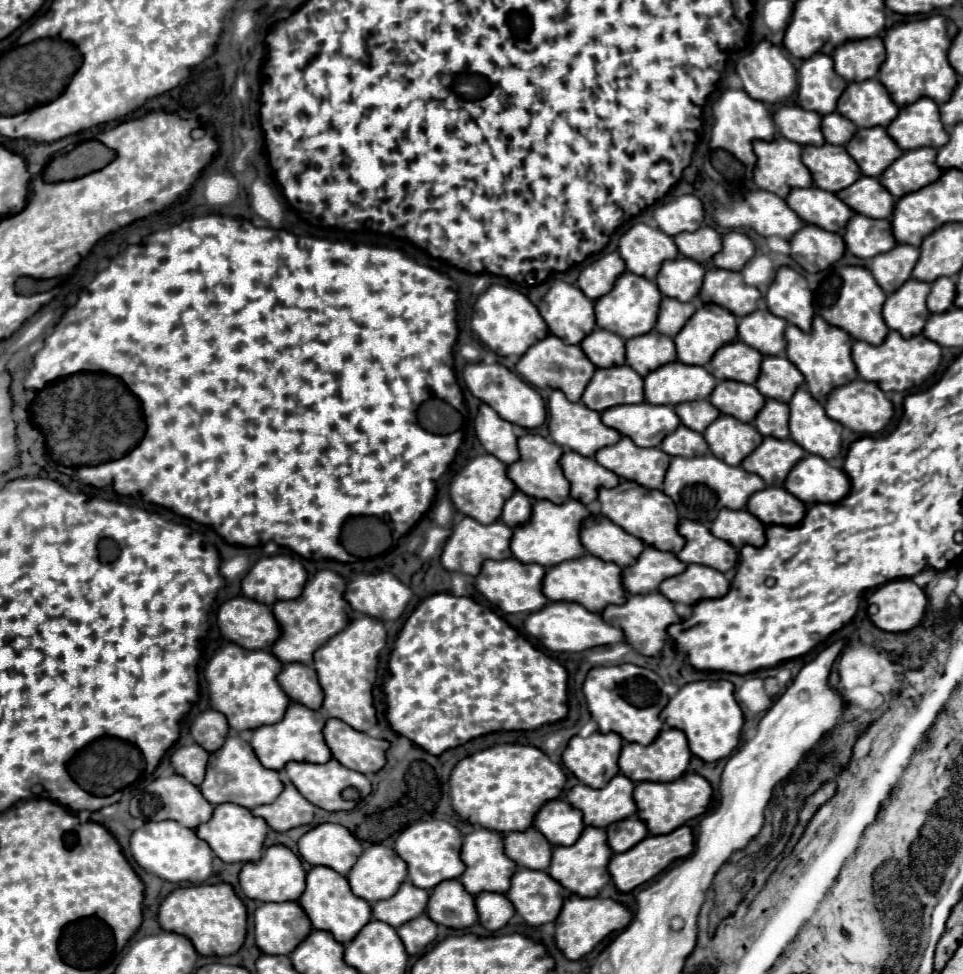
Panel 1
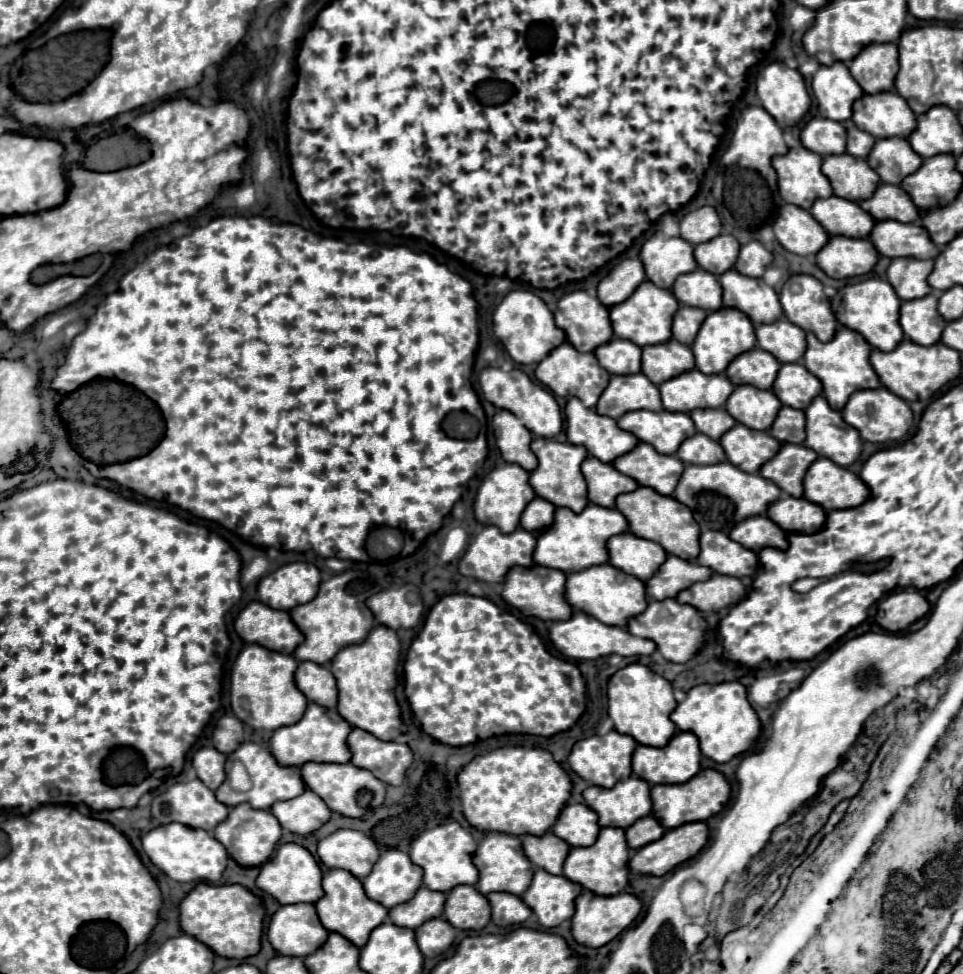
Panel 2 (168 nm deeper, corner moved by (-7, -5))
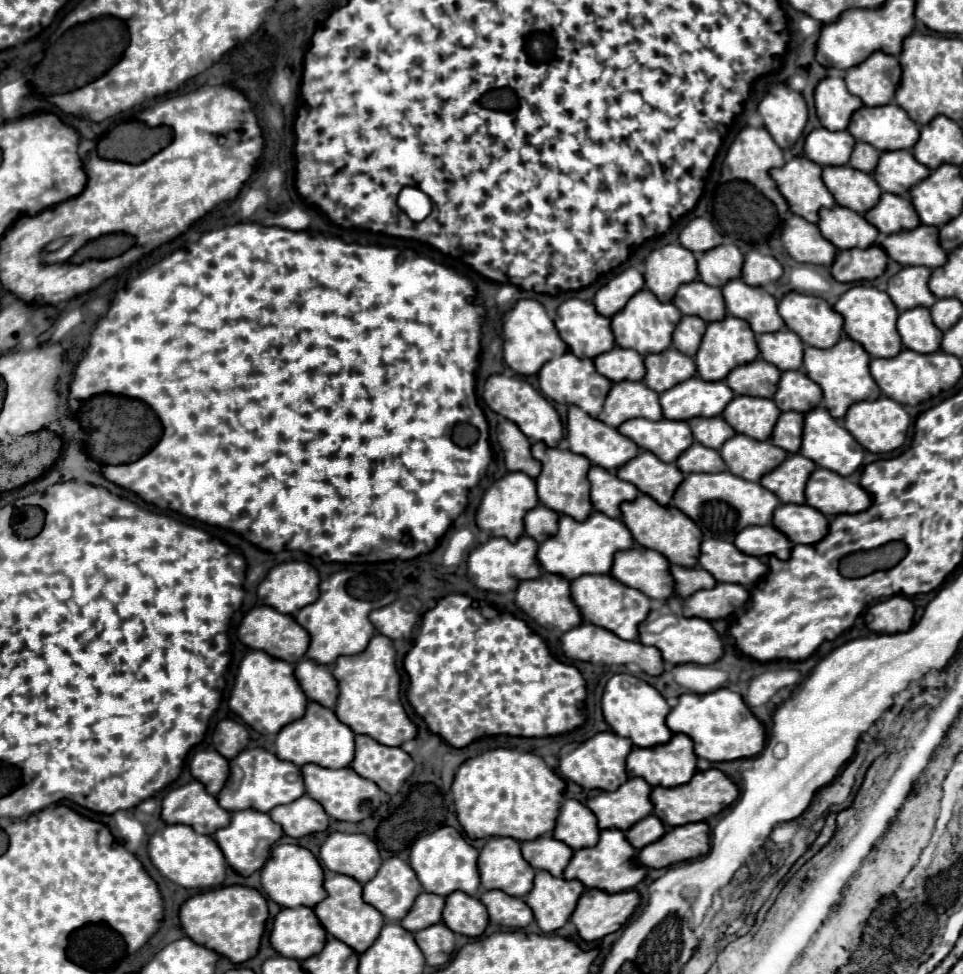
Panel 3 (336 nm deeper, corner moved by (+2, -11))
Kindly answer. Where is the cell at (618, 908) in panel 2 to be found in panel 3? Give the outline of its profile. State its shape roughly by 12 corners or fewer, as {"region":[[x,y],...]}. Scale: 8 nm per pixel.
{"region":[[585,889],[571,921],[585,941],[621,929],[635,889]]}

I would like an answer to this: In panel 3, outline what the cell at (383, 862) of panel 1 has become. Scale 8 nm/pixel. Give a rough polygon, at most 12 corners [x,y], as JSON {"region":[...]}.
{"region":[[385,859],[363,899],[401,921],[423,891],[411,865]]}

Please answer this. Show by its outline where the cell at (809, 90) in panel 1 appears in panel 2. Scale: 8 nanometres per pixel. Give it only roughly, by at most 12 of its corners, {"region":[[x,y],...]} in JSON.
{"region":[[844,63],[822,65],[812,79],[818,113],[848,121],[860,85]]}

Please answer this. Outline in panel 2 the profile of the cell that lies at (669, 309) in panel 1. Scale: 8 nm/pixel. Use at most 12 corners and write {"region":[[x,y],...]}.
{"region":[[682,305],[672,319],[672,337],[694,341],[706,311]]}

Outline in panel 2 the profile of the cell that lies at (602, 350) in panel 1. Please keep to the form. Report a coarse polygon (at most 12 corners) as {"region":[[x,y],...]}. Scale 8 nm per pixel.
{"region":[[614,337],[594,355],[612,375],[638,373],[642,349]]}

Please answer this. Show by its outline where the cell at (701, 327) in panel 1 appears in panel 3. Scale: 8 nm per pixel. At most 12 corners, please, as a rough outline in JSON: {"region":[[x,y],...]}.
{"region":[[709,323],[695,355],[701,379],[725,379],[759,357],[749,323]]}

